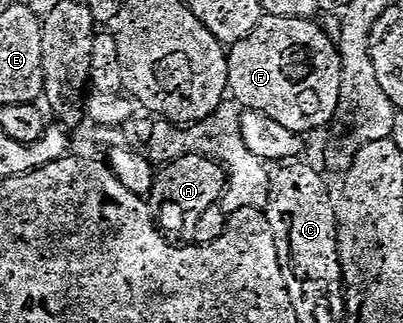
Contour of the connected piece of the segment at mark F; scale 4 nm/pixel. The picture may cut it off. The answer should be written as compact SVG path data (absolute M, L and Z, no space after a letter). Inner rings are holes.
M284 19L274 20L269 24L271 25L270 30L259 29L229 55L232 94L243 102L243 107L284 124L292 132L303 136L309 135L309 130L318 130L321 126L328 125L333 120L338 105L341 102L343 105L344 71L339 47L335 39L333 42L314 20ZM300 50L302 50L302 70L298 66L292 70L290 64Z

